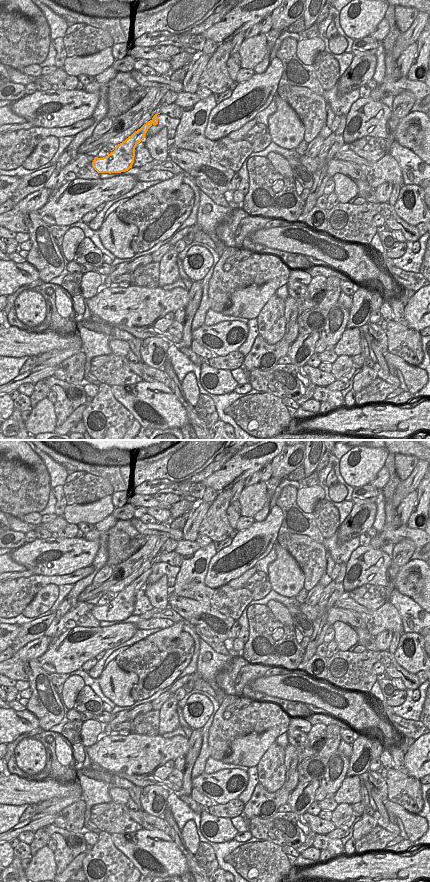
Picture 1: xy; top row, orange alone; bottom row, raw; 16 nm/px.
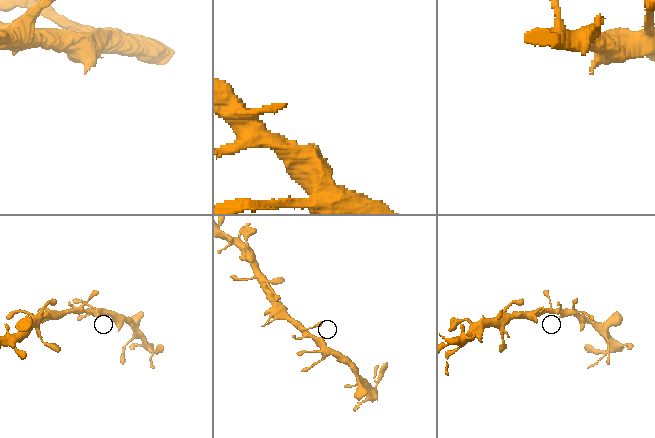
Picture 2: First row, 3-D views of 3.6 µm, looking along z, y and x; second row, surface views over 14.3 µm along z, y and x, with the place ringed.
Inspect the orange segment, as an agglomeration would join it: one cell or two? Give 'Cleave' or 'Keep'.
Keep.

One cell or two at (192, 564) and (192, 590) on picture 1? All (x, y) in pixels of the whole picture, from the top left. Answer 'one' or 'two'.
one

